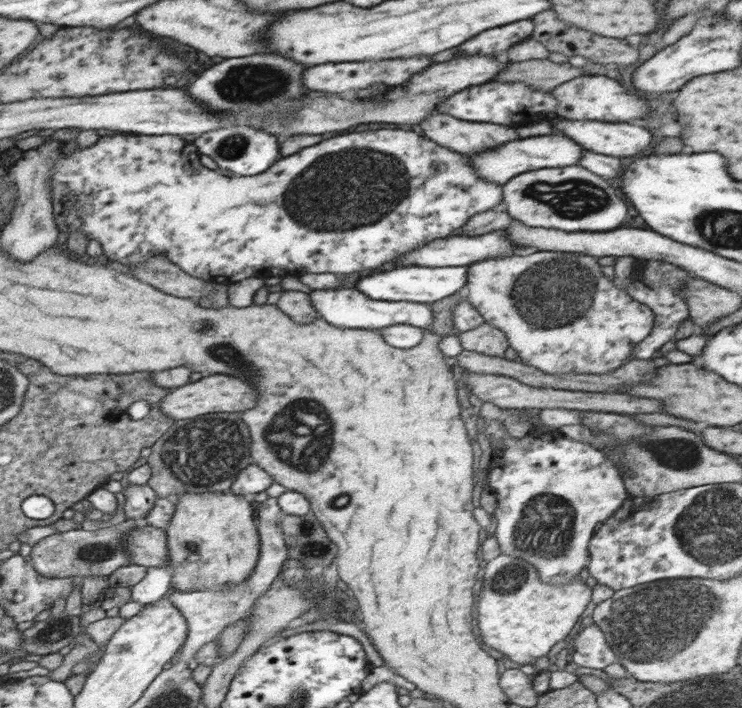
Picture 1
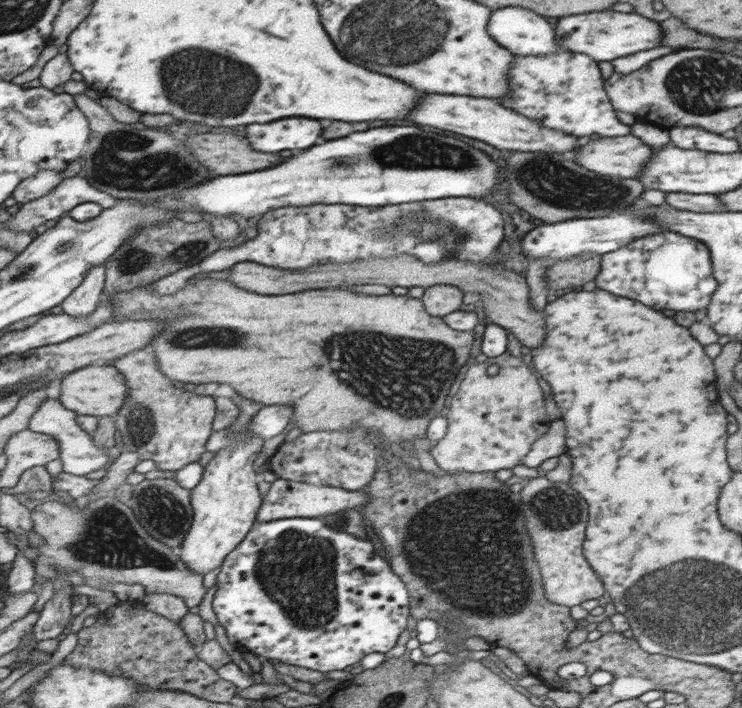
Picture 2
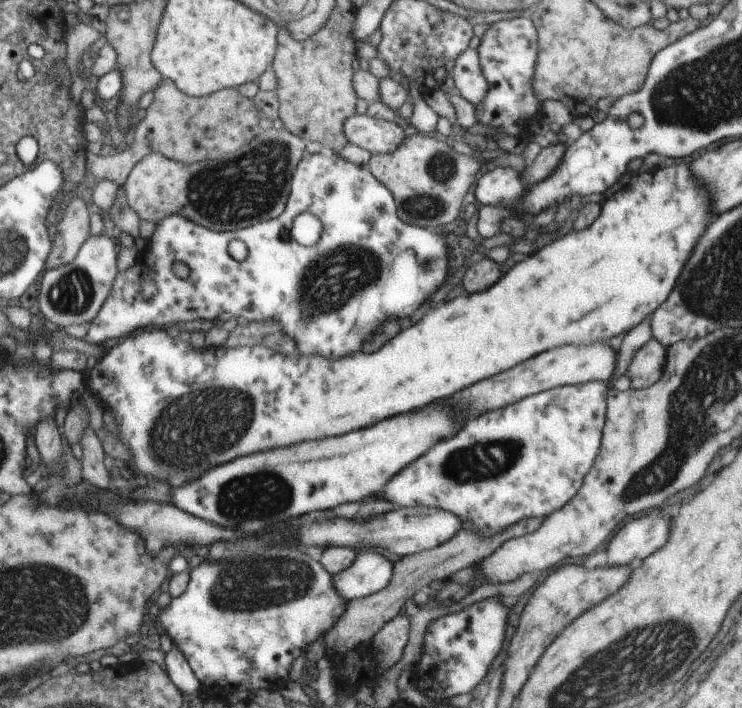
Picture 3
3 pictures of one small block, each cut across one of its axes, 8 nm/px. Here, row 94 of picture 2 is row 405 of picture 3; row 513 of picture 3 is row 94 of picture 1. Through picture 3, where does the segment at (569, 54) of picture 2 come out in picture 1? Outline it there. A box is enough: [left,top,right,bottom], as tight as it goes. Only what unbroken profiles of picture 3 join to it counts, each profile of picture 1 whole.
[436,81,558,127]

